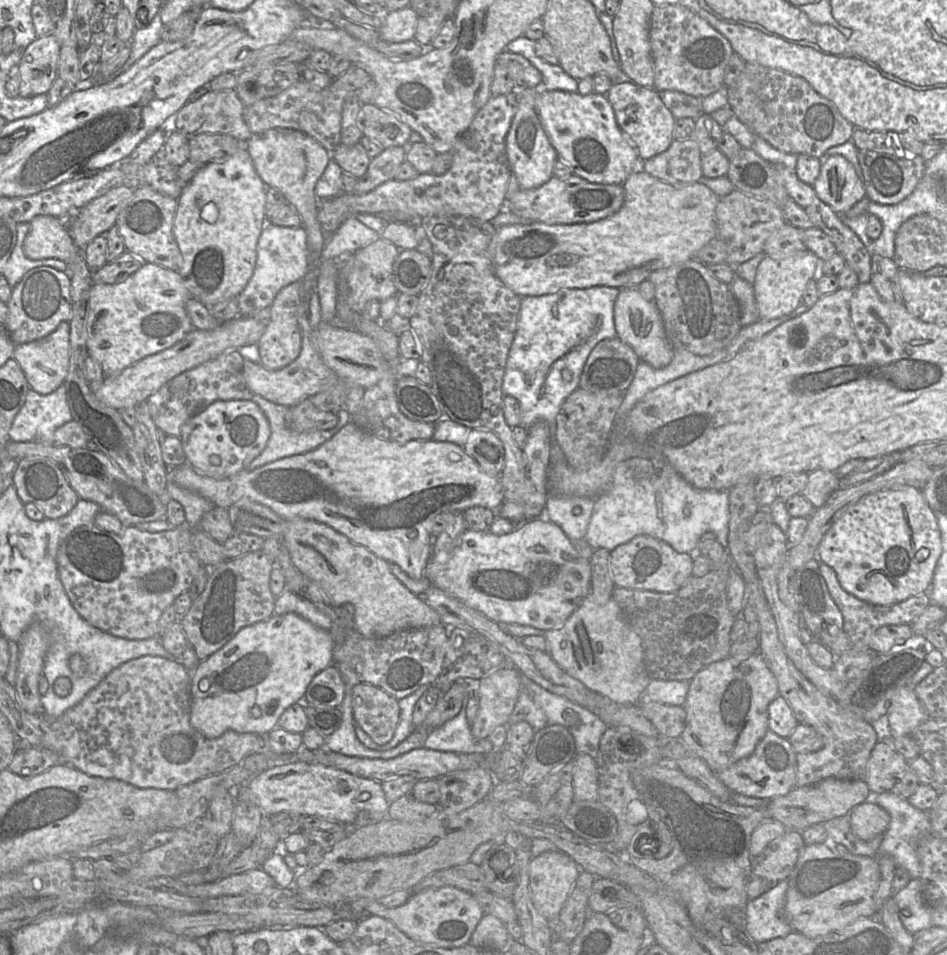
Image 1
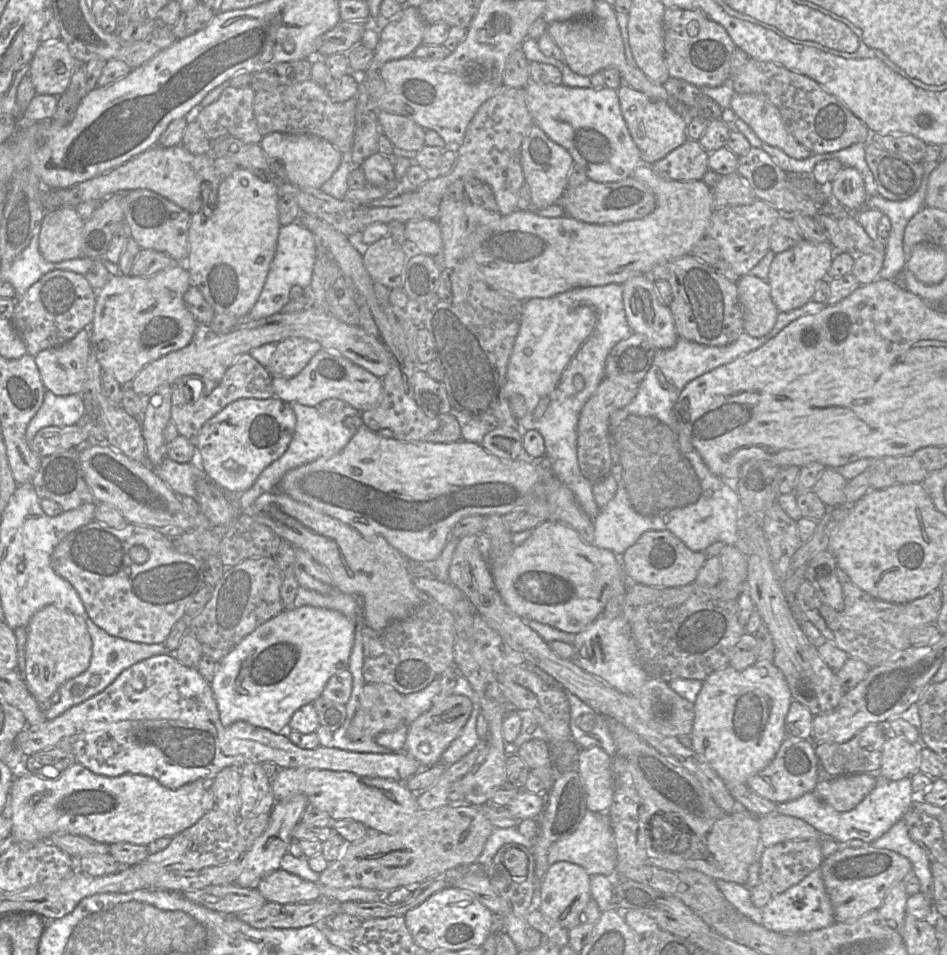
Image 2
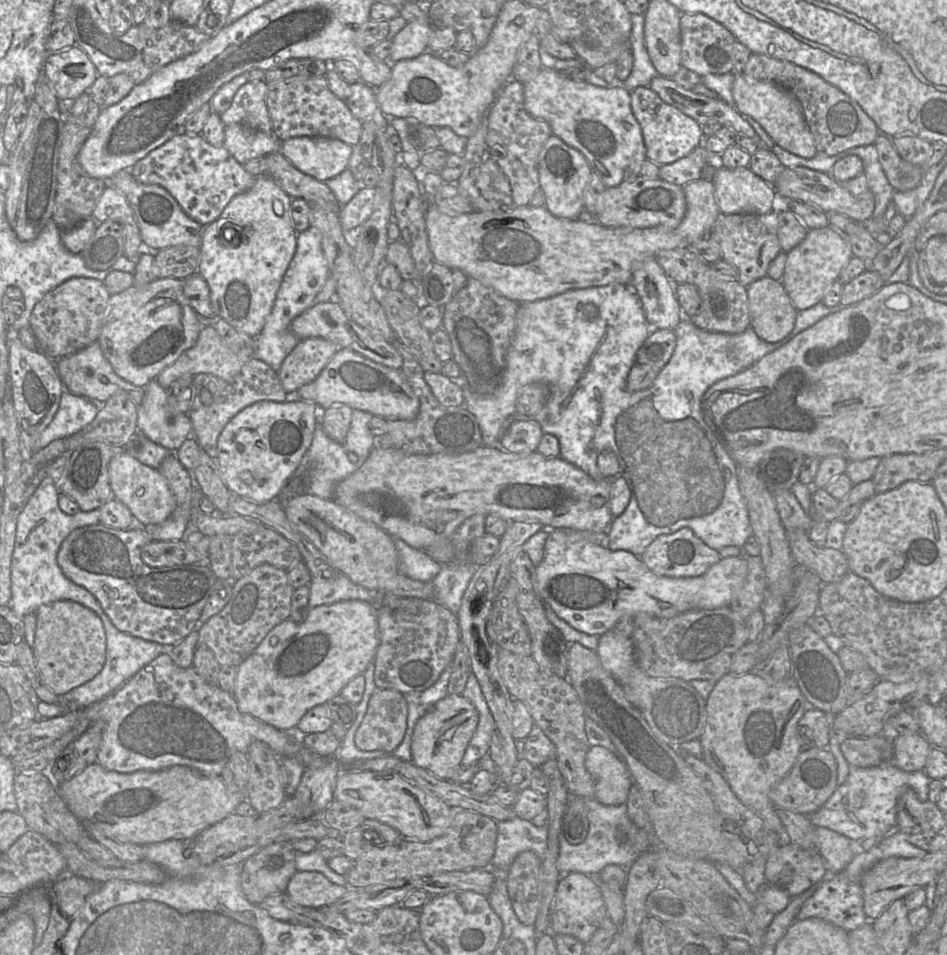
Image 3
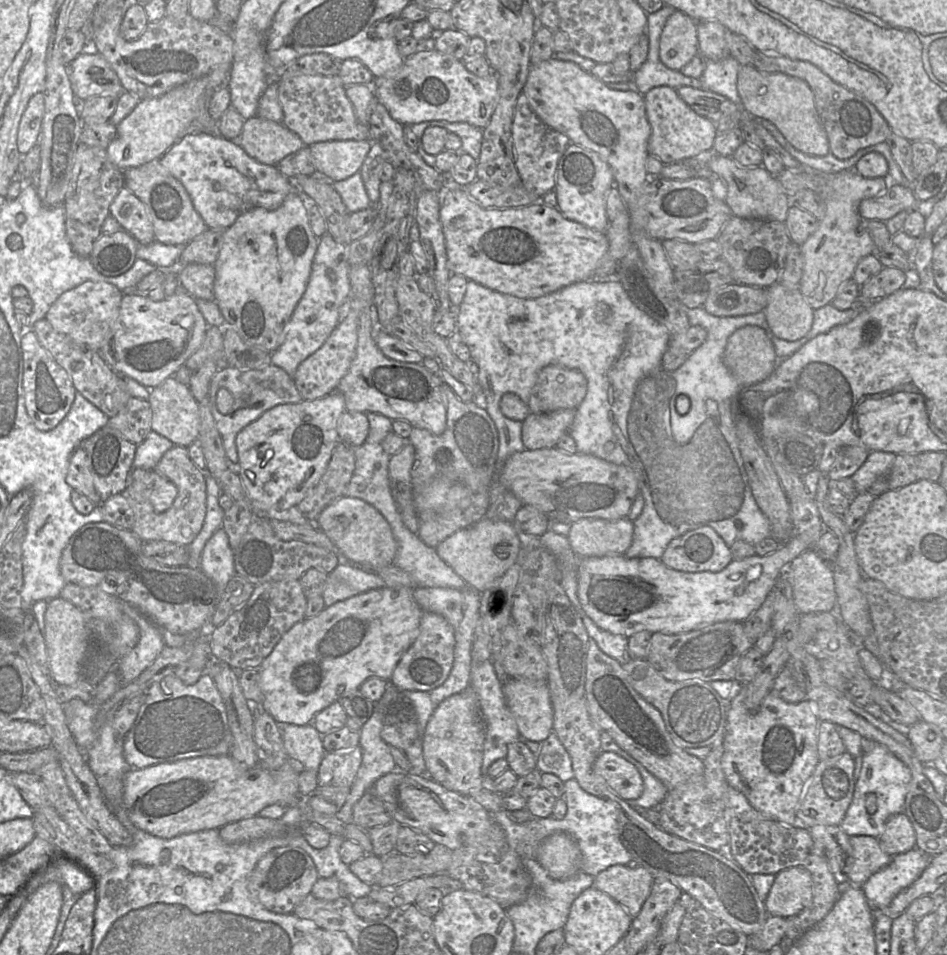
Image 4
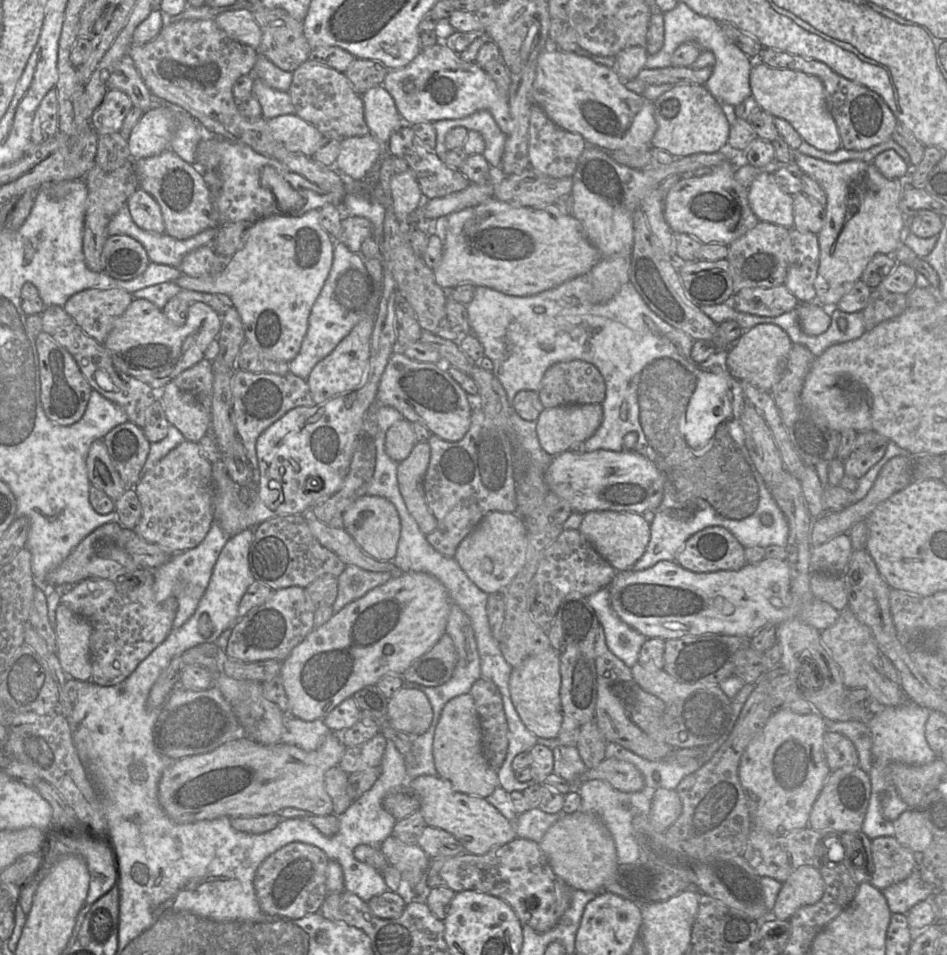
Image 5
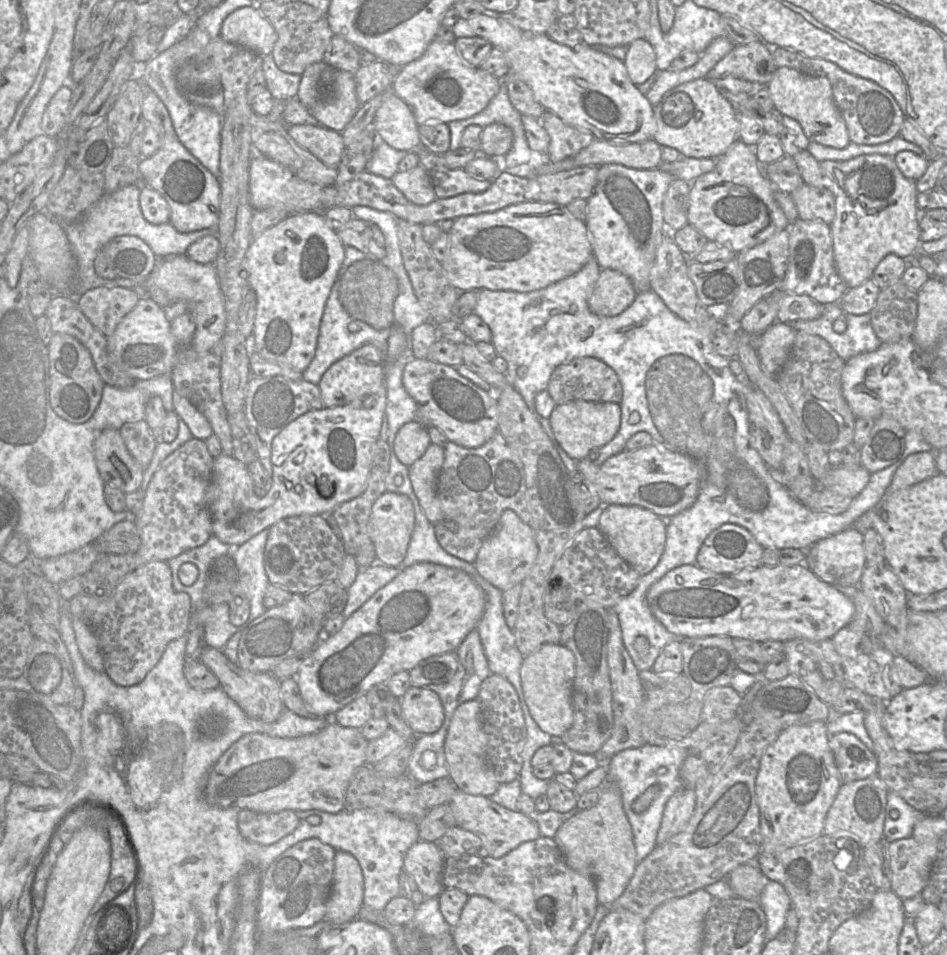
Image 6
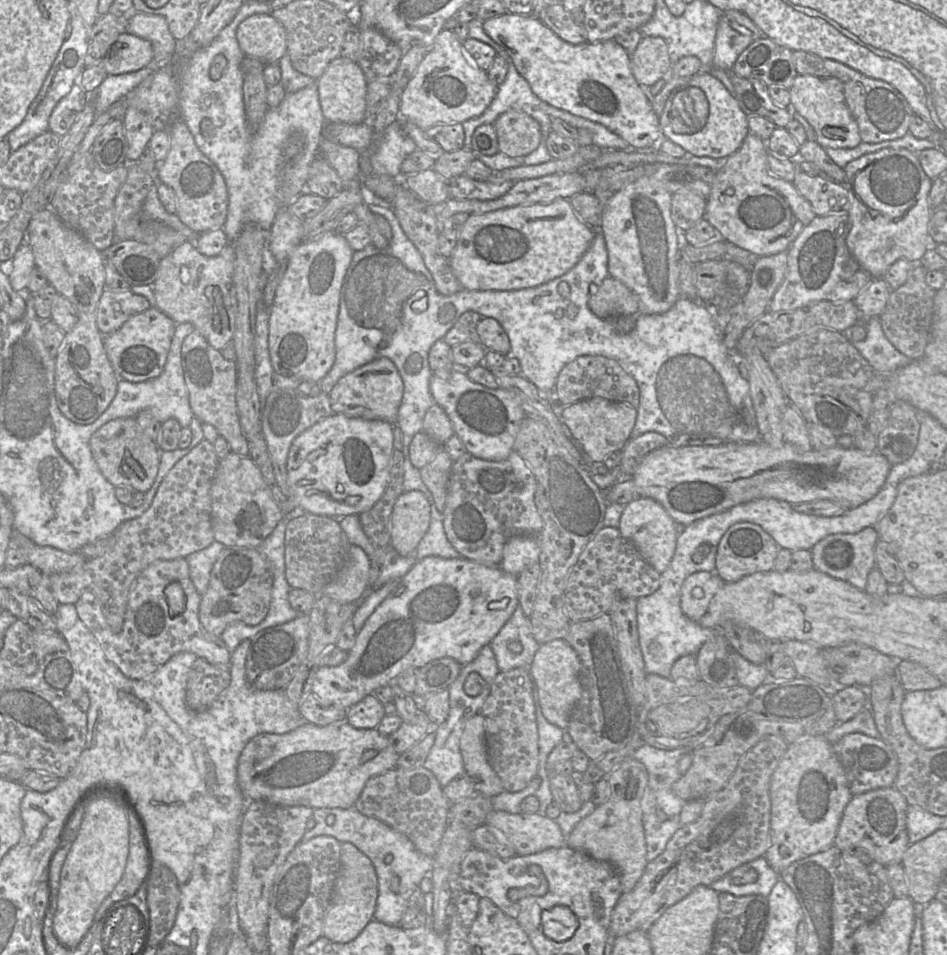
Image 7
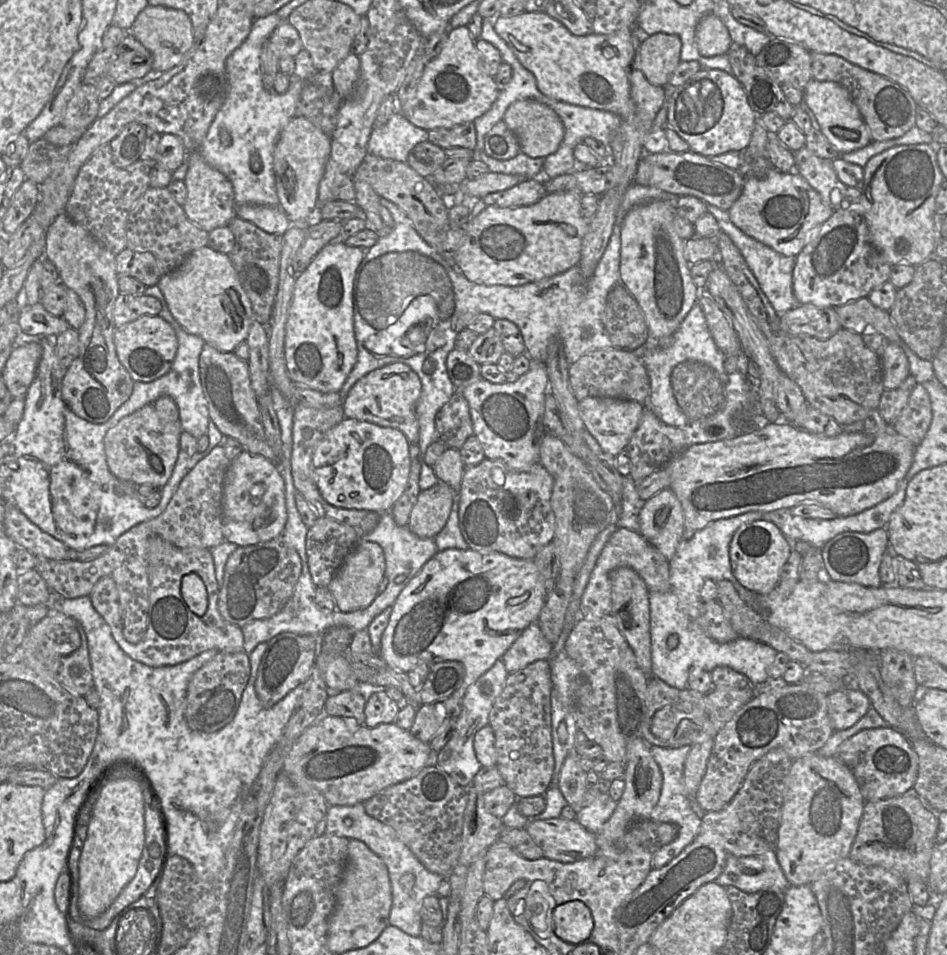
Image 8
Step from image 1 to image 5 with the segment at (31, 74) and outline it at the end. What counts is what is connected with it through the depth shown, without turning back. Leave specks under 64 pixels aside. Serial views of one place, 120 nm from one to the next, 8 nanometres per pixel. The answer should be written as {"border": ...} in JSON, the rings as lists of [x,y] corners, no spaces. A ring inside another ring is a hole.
{"border":[[[128,57],[116,62],[109,69],[106,84],[108,89],[117,89],[126,93],[133,105],[143,112],[157,105],[158,100],[153,97]]]}

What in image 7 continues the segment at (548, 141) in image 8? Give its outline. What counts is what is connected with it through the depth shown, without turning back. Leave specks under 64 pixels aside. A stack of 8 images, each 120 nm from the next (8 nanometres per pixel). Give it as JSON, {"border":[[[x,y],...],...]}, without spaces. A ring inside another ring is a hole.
{"border":[[[510,109],[493,123],[499,152],[510,157],[525,157],[543,142],[540,125],[530,115]]]}

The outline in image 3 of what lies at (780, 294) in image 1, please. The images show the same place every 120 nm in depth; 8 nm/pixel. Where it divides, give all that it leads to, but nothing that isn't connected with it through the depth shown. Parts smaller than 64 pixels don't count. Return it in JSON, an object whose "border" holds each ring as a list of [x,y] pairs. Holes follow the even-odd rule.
{"border":[[[831,226],[809,230],[805,239],[787,252],[780,280],[796,310],[805,310],[821,302],[852,257],[853,253],[848,241]]]}

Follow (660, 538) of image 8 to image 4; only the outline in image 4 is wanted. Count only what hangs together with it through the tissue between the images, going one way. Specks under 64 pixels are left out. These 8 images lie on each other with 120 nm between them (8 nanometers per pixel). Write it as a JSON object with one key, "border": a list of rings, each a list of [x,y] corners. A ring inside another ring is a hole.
{"border":[[[582,518],[571,523],[567,539],[579,557],[625,555],[633,539],[634,525],[629,518],[604,520]]]}

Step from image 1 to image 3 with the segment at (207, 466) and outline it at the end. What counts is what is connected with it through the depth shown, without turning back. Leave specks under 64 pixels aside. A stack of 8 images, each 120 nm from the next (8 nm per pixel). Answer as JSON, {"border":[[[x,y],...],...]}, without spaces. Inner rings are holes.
{"border":[[[291,395],[290,399],[286,400],[285,402],[259,401],[241,410],[226,424],[217,441],[218,466],[221,476],[228,489],[242,497],[257,502],[279,500],[279,496],[284,485],[298,469],[307,450],[311,446],[314,432],[318,425],[320,425],[320,407],[315,403],[298,399],[295,395]]]}

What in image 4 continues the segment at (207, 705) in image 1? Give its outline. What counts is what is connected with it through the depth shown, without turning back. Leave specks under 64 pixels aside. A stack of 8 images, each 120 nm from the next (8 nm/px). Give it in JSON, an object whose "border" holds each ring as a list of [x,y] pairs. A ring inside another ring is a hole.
{"border":[[[382,587],[380,589],[369,590],[348,599],[338,601],[331,606],[325,607],[318,615],[312,618],[305,618],[296,623],[281,637],[272,652],[259,666],[260,687],[263,693],[263,699],[258,707],[270,714],[278,724],[288,723],[303,726],[311,723],[317,713],[335,701],[338,701],[340,697],[359,689],[361,684],[368,678],[379,677],[389,681],[400,658],[413,644],[419,634],[420,621],[424,611],[415,601],[413,590],[411,587]]]}

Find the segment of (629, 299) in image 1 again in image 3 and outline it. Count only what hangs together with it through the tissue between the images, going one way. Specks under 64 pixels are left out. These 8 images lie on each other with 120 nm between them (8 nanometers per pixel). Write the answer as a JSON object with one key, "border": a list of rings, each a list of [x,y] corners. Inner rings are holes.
{"border":[[[656,258],[639,266],[630,281],[649,325],[656,329],[674,330],[682,320],[682,311],[670,280]]]}

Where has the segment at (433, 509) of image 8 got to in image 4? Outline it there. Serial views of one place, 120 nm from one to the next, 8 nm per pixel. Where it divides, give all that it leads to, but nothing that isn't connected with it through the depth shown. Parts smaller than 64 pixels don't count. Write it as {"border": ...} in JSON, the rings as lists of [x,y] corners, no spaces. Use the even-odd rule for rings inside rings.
{"border":[[[341,497],[327,506],[314,524],[329,537],[344,561],[373,572],[393,565],[397,544],[391,527],[384,516],[367,502]]]}

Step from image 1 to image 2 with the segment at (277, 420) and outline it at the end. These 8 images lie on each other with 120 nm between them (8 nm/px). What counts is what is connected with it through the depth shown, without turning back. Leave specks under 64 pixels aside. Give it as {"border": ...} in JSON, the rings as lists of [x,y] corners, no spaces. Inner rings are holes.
{"border":[[[297,403],[288,404],[291,405],[296,416],[296,427],[291,442],[285,453],[261,472],[257,481],[250,489],[240,494],[234,494],[238,500],[240,512],[248,510],[260,495],[268,492],[275,492],[277,484],[289,470],[317,459],[330,458],[340,453],[356,431],[347,428],[343,424],[343,420],[346,417],[358,416],[361,413],[361,411],[356,408],[346,405],[338,413],[323,416],[316,407]]]}

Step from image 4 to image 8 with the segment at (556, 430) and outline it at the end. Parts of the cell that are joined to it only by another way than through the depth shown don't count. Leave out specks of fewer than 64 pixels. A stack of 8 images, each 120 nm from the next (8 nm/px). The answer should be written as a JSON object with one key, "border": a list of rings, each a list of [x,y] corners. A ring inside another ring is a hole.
{"border":[[[588,397],[579,401],[579,410],[585,429],[600,445],[602,452],[616,456],[626,445],[639,426],[644,405],[631,400],[610,397]]]}

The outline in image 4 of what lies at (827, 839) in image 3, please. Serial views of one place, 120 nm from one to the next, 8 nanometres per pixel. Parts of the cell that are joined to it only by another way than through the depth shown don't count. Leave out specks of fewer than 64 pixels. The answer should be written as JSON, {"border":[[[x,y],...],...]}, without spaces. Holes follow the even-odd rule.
{"border":[[[851,836],[852,855],[846,859],[843,873],[852,886],[860,887],[874,873],[887,866],[892,856],[884,852],[878,838]]]}

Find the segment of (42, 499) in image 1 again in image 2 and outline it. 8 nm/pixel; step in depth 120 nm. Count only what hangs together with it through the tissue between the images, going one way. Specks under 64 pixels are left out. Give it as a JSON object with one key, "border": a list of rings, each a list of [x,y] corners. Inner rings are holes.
{"border":[[[70,448],[41,457],[41,467],[31,481],[40,499],[50,499],[58,503],[63,511],[95,503],[81,469],[81,448]]]}

